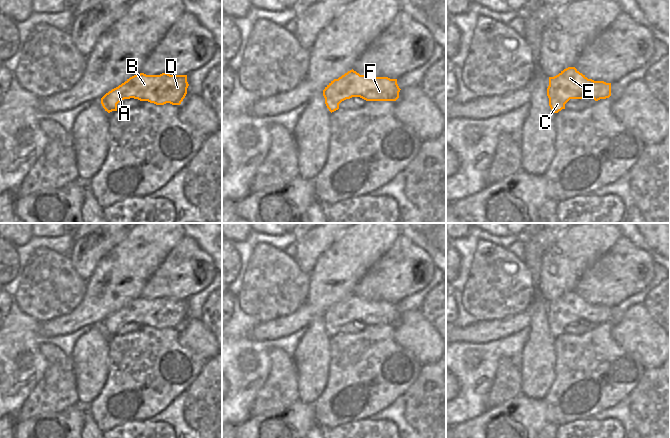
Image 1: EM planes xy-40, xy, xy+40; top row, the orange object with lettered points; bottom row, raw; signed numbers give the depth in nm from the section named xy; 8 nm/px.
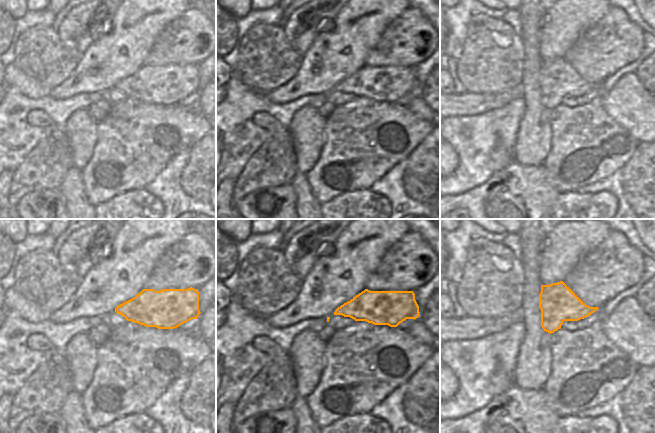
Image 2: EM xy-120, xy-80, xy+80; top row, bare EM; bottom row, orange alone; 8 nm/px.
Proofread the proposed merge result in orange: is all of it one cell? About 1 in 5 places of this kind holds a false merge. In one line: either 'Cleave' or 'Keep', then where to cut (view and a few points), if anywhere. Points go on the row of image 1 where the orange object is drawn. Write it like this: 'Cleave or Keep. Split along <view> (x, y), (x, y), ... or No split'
Keep. No split.

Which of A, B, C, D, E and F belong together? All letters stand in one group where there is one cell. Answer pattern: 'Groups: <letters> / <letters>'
Groups: A B C D E F.

